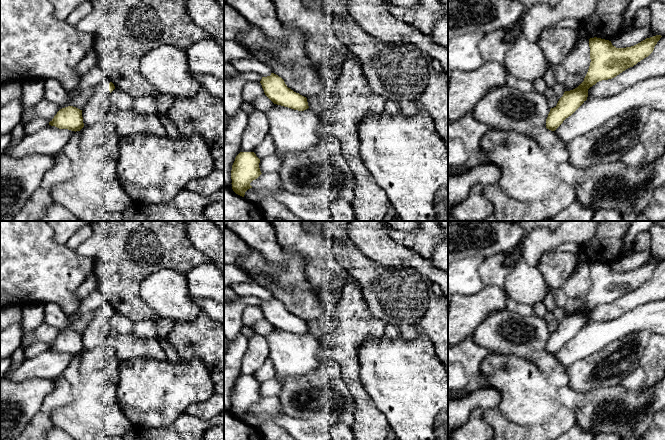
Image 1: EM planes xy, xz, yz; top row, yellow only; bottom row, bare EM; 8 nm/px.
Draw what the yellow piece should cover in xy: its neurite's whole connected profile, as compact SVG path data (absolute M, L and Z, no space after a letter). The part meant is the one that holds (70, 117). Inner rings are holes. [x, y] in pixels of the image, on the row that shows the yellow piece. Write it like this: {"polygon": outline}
{"polygon": "M73 106L62 108L49 122L49 125L59 129L80 131L84 127L82 110Z"}

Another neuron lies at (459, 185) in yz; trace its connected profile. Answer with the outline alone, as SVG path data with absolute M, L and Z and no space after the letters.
M480 163L473 168L456 175L448 175L448 208L461 203L475 185L482 187L498 184L500 168L491 163Z

